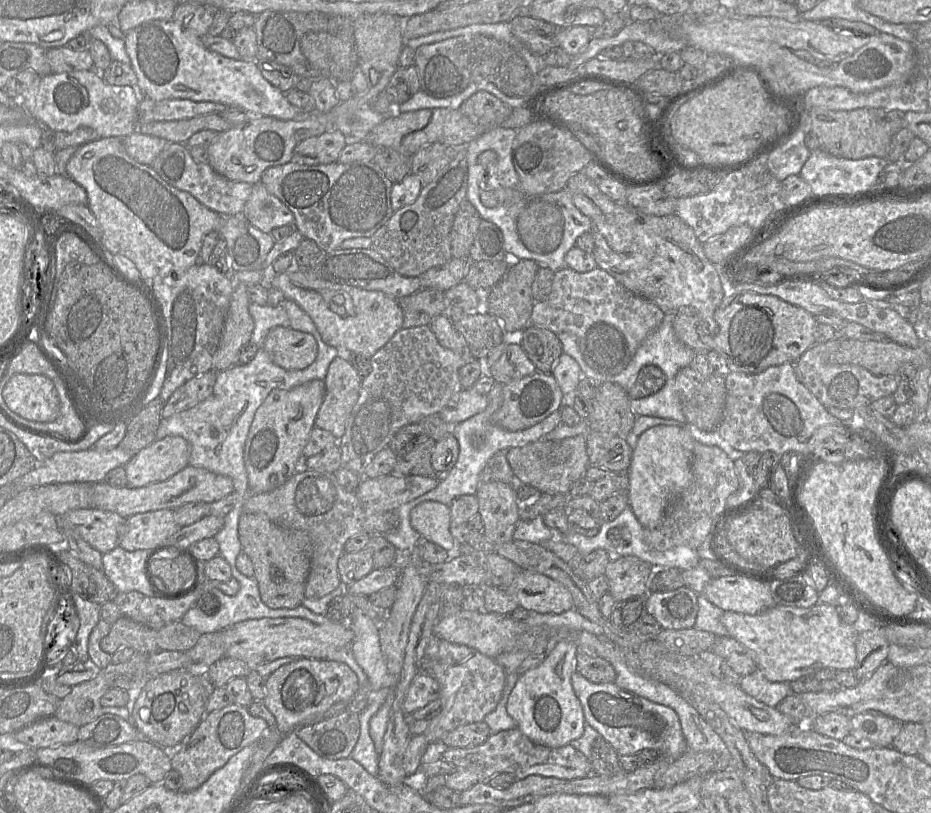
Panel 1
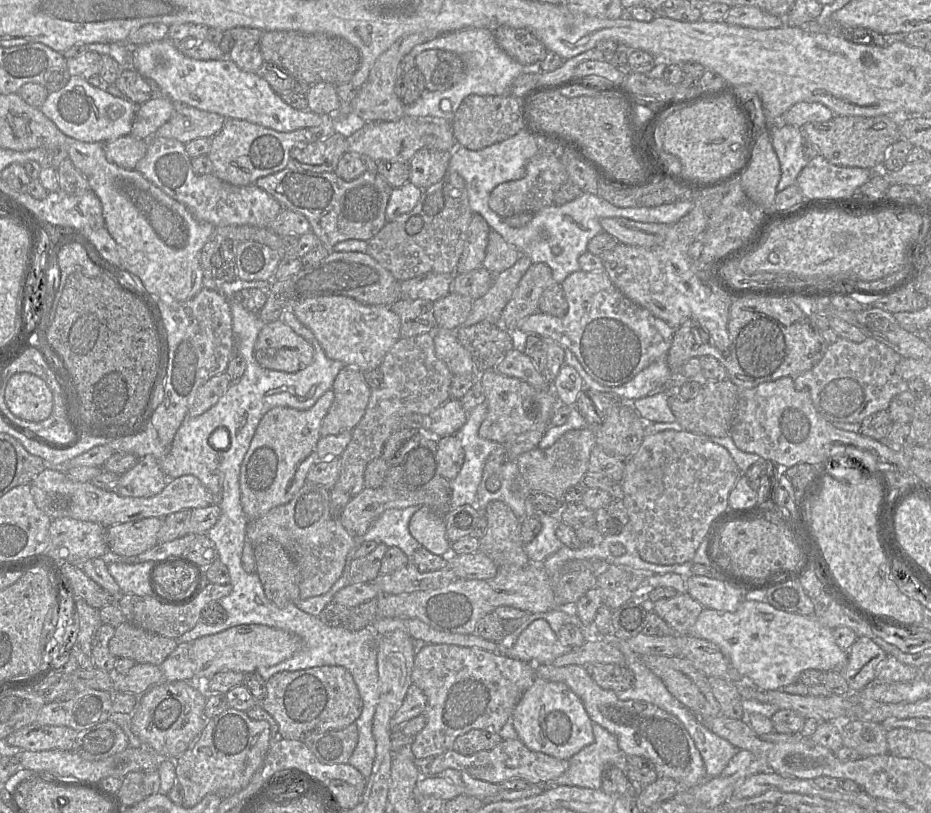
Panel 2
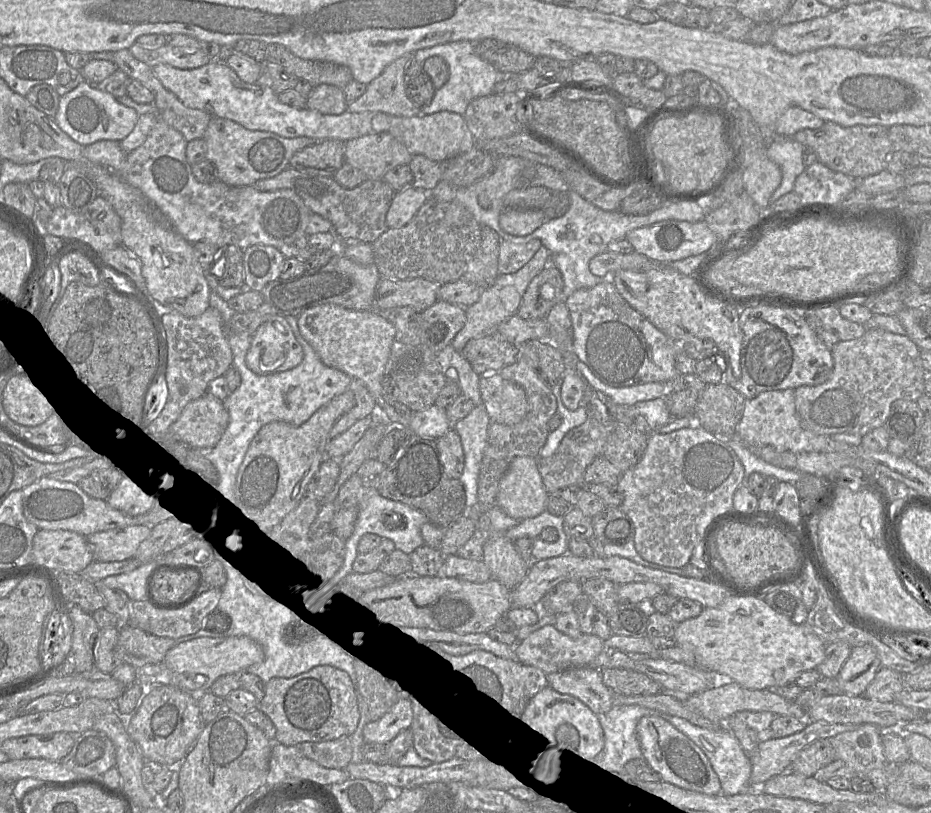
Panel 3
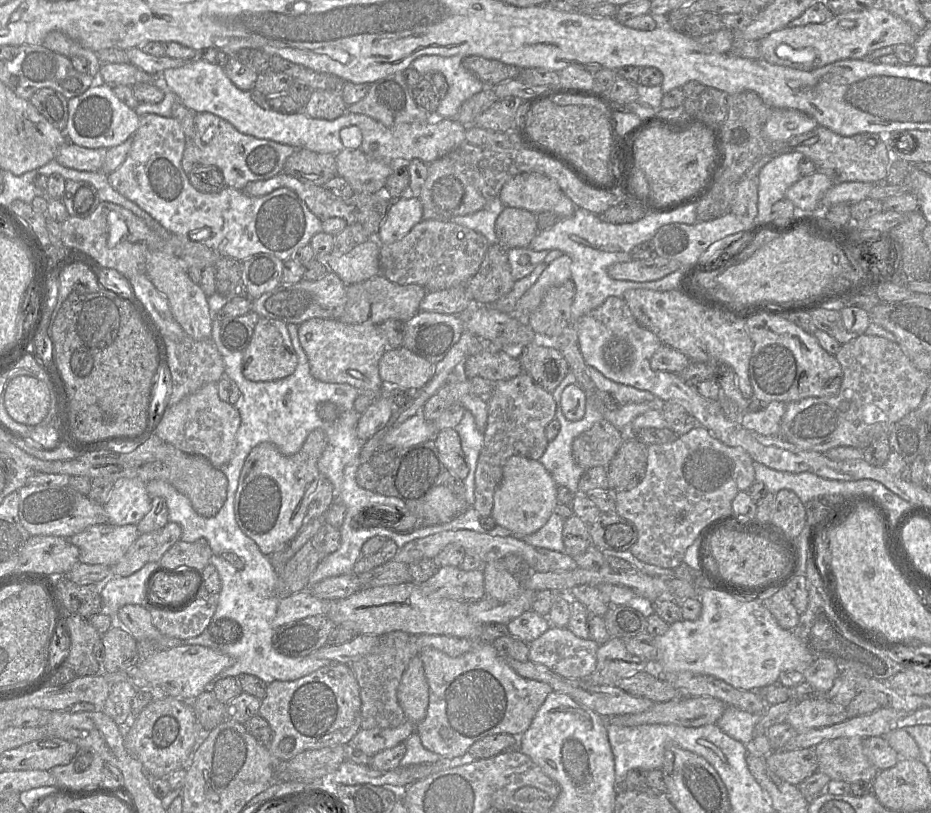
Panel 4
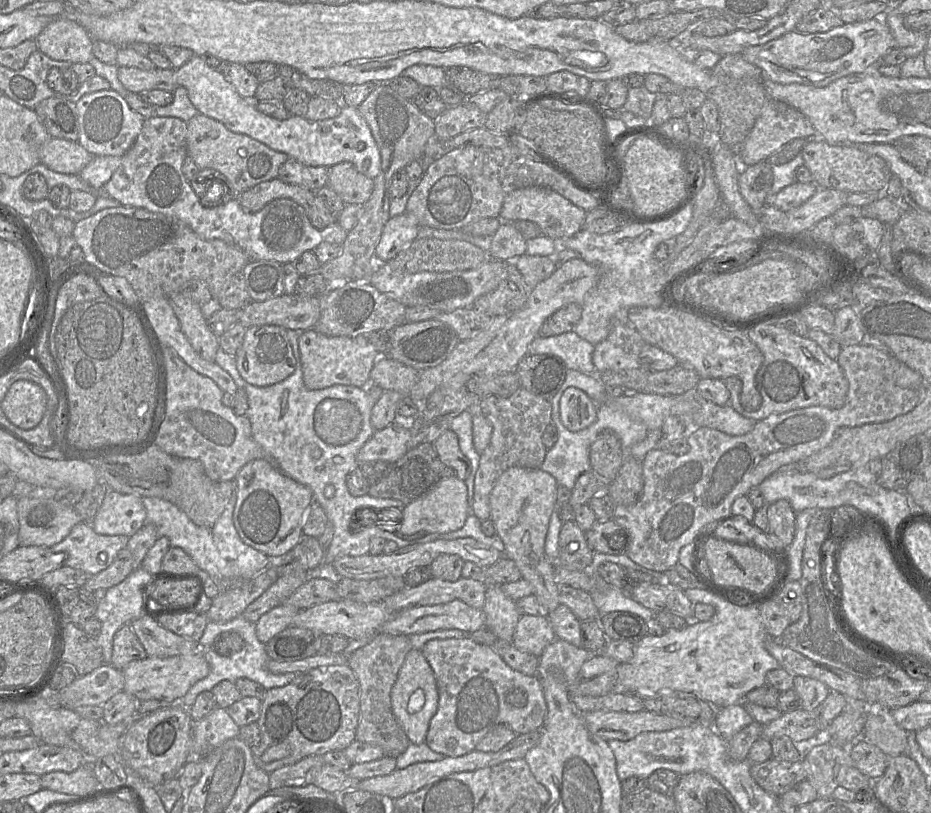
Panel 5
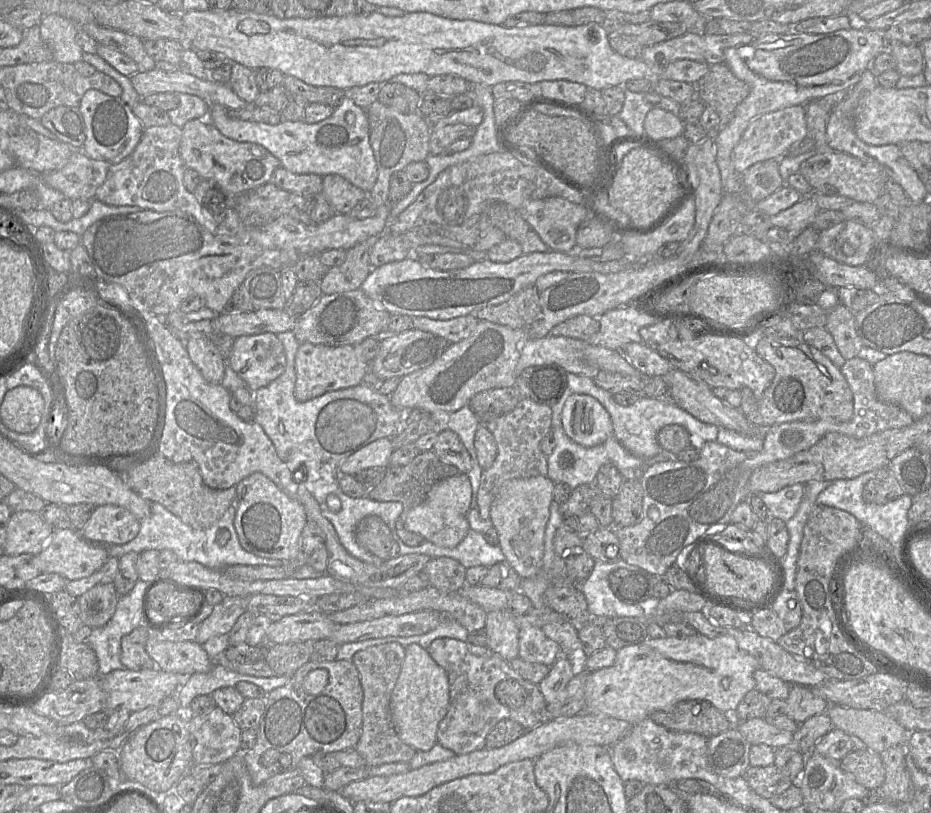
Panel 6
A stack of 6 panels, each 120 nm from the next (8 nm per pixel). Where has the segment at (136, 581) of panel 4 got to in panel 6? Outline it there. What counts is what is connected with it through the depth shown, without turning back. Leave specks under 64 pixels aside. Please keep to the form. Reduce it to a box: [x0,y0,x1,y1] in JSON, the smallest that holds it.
[89,579,145,676]

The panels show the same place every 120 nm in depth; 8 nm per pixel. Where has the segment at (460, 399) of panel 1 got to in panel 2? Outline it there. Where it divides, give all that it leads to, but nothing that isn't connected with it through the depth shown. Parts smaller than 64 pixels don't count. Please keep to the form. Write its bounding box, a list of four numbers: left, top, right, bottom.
[429,399,468,438]

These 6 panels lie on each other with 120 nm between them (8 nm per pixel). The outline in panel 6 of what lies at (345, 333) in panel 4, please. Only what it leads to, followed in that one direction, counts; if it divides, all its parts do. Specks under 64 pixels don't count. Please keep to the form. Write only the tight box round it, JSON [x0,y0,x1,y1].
[294,343,370,402]

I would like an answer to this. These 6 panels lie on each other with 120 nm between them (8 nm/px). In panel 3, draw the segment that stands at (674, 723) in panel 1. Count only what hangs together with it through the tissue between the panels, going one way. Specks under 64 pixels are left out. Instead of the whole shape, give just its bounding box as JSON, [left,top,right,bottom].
[546,666,721,796]

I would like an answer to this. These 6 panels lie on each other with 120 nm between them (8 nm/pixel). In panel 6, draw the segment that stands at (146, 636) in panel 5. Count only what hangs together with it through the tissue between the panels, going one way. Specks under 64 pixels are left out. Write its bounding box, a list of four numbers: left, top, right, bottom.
[145,632,212,678]

